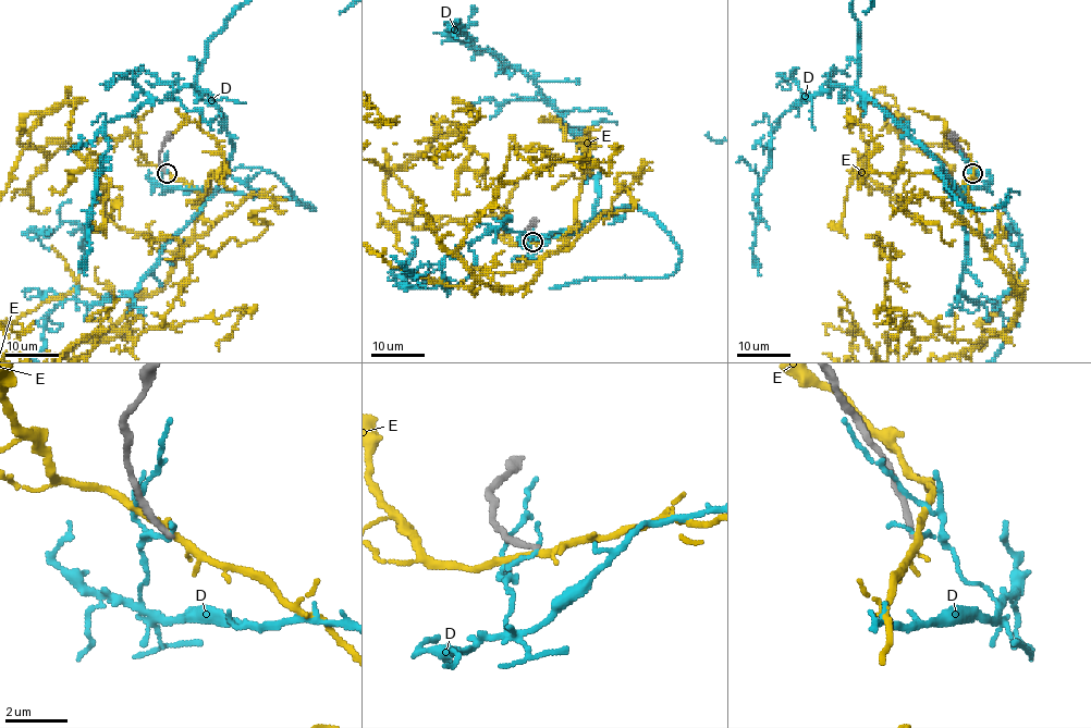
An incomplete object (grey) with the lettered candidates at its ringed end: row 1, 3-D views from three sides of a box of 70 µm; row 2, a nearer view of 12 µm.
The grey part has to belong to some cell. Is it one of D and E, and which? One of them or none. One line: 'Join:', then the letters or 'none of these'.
Join: none of these

